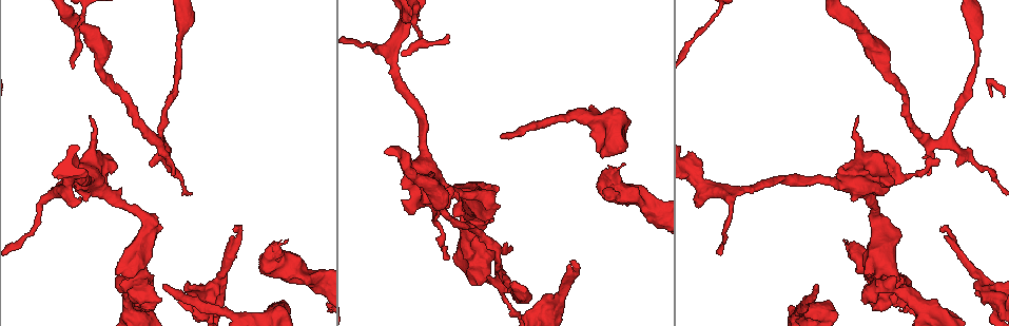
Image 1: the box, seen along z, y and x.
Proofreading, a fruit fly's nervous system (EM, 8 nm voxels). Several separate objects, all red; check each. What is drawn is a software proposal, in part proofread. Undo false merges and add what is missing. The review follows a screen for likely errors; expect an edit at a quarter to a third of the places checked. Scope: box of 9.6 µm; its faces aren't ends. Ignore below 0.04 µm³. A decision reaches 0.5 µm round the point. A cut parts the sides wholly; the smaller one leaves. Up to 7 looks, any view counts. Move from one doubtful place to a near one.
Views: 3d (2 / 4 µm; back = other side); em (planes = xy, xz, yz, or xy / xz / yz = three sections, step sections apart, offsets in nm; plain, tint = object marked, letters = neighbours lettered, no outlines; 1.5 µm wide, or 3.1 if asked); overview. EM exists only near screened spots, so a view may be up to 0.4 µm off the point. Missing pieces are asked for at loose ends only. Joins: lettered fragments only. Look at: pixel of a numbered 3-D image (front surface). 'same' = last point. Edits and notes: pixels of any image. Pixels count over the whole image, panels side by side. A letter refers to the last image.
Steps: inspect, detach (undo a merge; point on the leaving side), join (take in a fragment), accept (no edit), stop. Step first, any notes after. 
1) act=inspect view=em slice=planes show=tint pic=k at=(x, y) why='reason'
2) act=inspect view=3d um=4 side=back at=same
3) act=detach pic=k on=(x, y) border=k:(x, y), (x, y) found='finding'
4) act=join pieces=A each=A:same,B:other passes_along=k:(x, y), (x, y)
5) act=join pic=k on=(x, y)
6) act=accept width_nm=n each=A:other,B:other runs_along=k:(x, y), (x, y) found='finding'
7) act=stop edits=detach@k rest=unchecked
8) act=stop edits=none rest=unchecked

act=inspect view=3d um=4 pic=1 at=(882, 227) why='calibre changes'

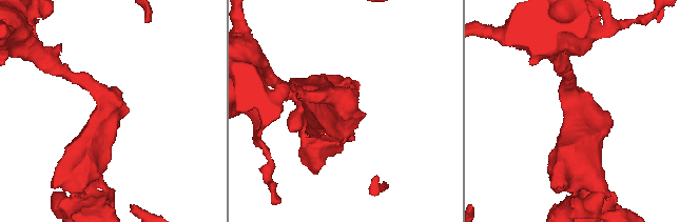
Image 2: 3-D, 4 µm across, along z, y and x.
act=inspect view=em slice=xy step=8 show=tint pic=2 at=(579, 109) arm_widths_nm=240,600 why='need the tissue'

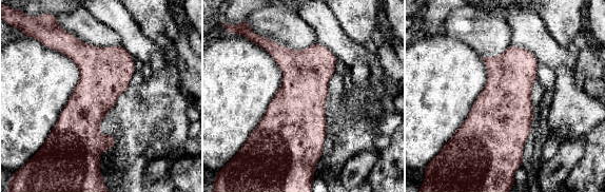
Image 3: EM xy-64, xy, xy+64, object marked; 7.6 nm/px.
act=inspect view=em slice=xy step=8 show=letters at=same

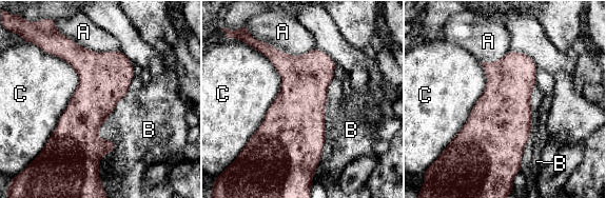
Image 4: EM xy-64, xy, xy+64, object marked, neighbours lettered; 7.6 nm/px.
act=accept width_nm=340 each=A:other,B:other,C:other border=4:(124, 96), (98, 173) found='continuous, no second cell'

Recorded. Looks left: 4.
act=inspect view=3d um=4 pic=1 at=(500, 137) why='end of a long branch'

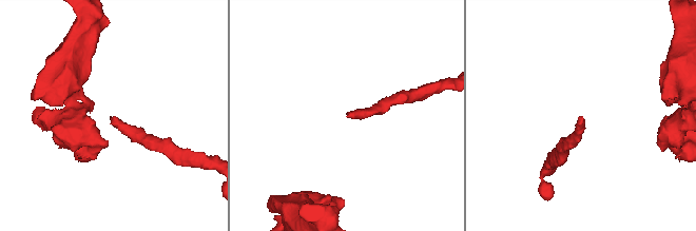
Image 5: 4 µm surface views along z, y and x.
act=inspect view=em slice=xy step=4 show=plain pic=5 at=(581, 116)

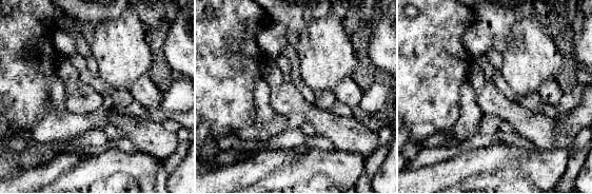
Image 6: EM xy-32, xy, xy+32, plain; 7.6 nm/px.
act=inspect view=em slice=xy step=4 show=letters at=same why='what lies round it'

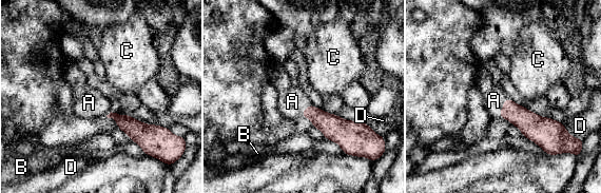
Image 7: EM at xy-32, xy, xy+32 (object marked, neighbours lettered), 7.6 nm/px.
act=join pieces=A each=A:same,B:other,C:other,D:other passes_along=7:(530, 124), (503, 107), (493, 100) found='it goes on there'

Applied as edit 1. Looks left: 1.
act=inspect view=em slice=yz step=4 show=letters pic=1 at=(234, 229) why='branch stops here'

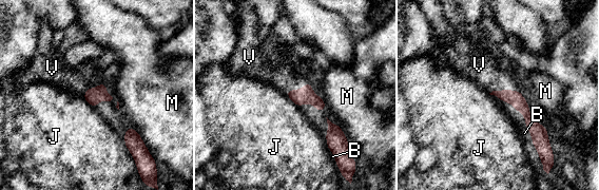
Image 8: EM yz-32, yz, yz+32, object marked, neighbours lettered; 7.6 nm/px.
act=join pieces=V each=B:other,J:other,M:other,V:same passes_along=8:(516, 98), (504, 89), (481, 67) found='it goes on there'

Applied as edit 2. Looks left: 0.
act=stop edits=join@7,join@8 rest=unchecked

